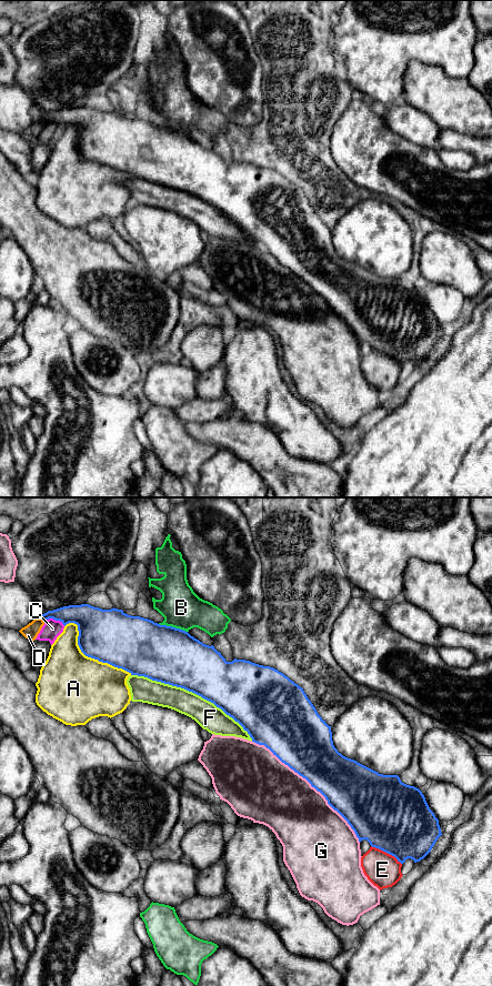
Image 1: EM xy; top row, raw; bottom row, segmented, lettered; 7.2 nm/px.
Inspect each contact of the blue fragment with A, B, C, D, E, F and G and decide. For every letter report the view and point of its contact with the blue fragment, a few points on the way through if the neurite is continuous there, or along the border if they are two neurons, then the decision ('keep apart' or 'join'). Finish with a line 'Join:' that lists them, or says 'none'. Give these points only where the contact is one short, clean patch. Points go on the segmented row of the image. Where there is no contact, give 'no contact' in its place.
A: xy (88, 656) | keep apart
B: xy (173, 627) | keep apart
C: xy (54, 619) | keep apart
D: xy (40, 617) | keep apart
E: xy (387, 852) | keep apart
F: xy (193, 692) | join
G: xy (311, 785) | keep apart
Join: F

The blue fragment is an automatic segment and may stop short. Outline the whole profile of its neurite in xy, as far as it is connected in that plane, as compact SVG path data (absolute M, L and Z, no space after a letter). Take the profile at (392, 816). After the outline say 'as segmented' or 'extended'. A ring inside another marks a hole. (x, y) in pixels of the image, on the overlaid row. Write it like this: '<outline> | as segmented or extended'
M89 604L69 605L36 617L49 618L78 625L78 645L91 658L122 668L131 675L127 680L131 701L174 710L194 720L203 730L221 736L241 737L264 745L291 769L305 778L320 792L328 804L337 811L354 831L359 842L367 839L403 864L408 858L414 863L423 859L442 835L439 819L430 809L422 792L401 782L398 775L383 775L343 756L333 745L331 726L318 714L303 688L278 670L245 660L227 662L213 645L209 646L188 632L160 625L151 620L131 616L122 610L102 610Z | extended

